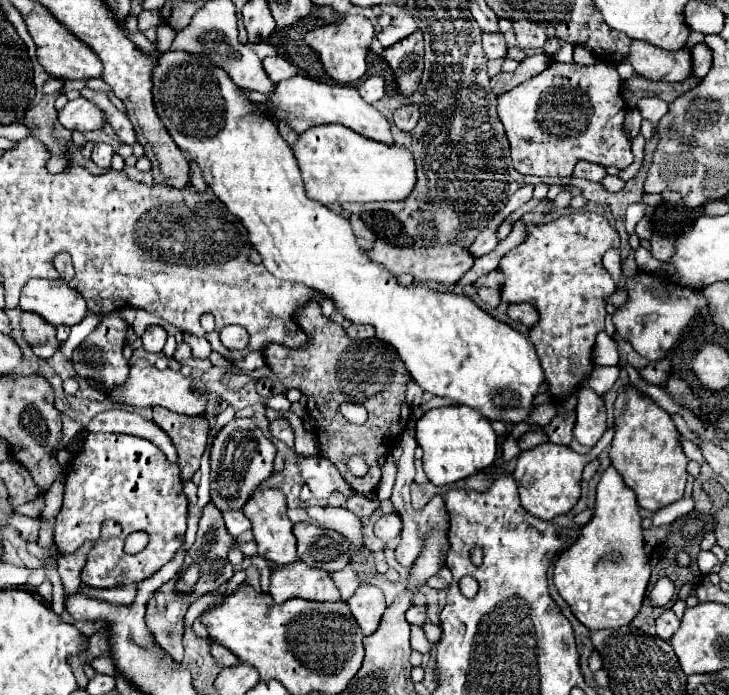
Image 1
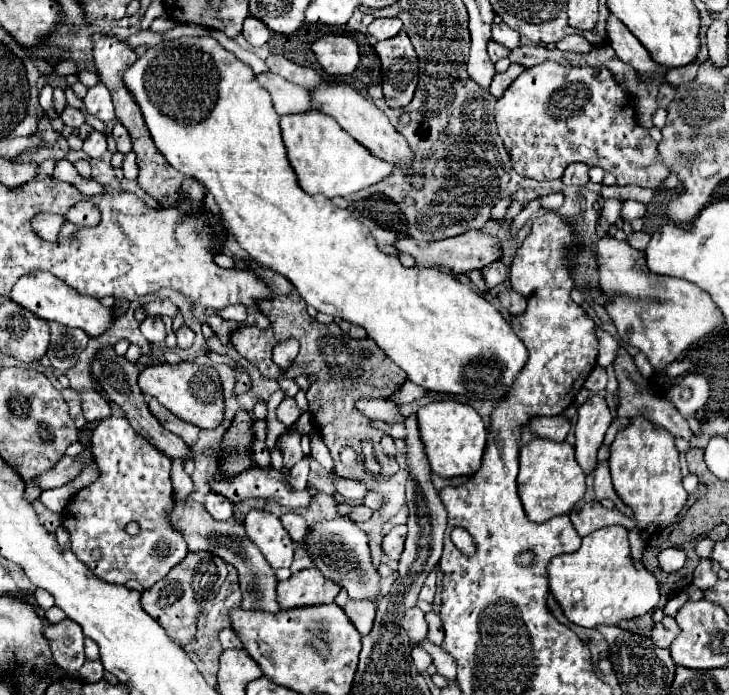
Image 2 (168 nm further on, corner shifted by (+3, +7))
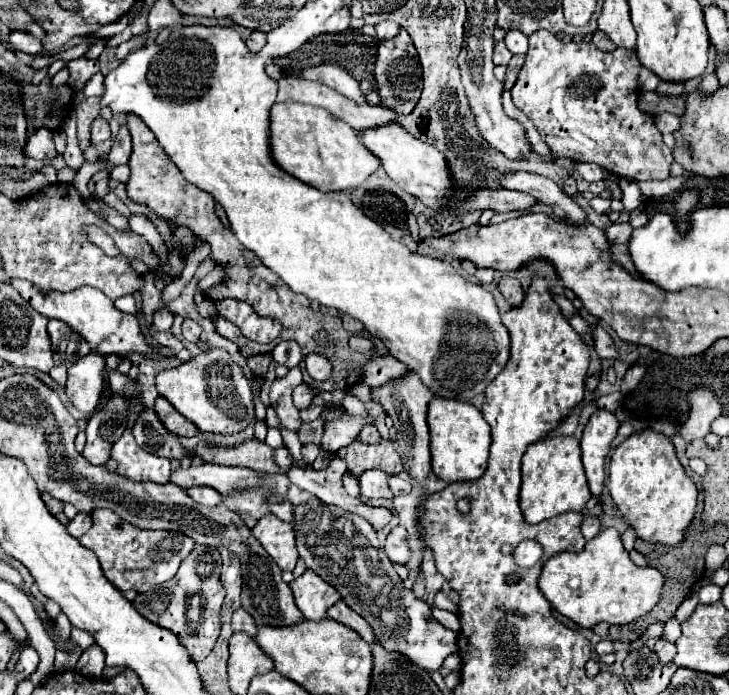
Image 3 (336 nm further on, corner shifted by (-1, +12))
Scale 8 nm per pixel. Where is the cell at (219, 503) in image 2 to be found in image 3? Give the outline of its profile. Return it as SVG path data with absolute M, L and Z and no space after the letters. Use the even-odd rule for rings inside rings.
M193 486L193 488L187 488L187 492L189 492L189 496L197 504L205 504L205 506L217 506L217 504L221 504L219 492L215 492L209 486Z

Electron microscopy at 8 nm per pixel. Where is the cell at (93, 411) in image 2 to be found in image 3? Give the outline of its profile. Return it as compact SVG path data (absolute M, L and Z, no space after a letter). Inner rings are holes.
M97 352L87 354L69 368L65 394L79 412L93 414L97 410L103 390L103 370L105 358Z

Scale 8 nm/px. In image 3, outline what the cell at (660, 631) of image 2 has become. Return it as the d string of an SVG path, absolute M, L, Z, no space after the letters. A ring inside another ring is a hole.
M663 638L657 640L657 644L655 644L655 654L659 656L661 664L669 664L669 662L673 662L675 652L677 652L677 648L675 648L673 642L667 642L667 640L663 640Z

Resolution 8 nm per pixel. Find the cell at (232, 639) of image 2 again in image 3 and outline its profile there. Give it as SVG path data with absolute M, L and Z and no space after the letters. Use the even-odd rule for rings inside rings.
M237 608L233 612L233 632L247 632L249 636L255 636L257 634L257 622L253 620L253 616L243 610L243 608Z

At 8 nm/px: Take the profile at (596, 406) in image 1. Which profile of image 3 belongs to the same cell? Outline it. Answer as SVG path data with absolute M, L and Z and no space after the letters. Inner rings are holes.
M597 410L581 438L581 450L583 450L583 466L587 474L587 484L591 488L591 494L601 500L603 504L603 484L605 484L605 458L611 450L611 442L617 436L619 420L613 412Z

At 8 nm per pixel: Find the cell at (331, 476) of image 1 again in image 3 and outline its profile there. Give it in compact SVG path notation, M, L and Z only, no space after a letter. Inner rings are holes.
M369 470L359 478L361 494L367 498L393 498L389 484L387 484L387 474L381 470Z

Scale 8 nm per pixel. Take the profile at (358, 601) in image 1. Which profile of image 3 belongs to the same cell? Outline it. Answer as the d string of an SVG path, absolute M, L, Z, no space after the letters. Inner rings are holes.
M339 600L335 606L331 606L329 612L327 612L327 616L329 616L331 620L337 620L337 622L341 622L341 624L353 628L365 642L371 644L371 642L375 640L371 626L369 626L357 612L353 612L343 600Z

